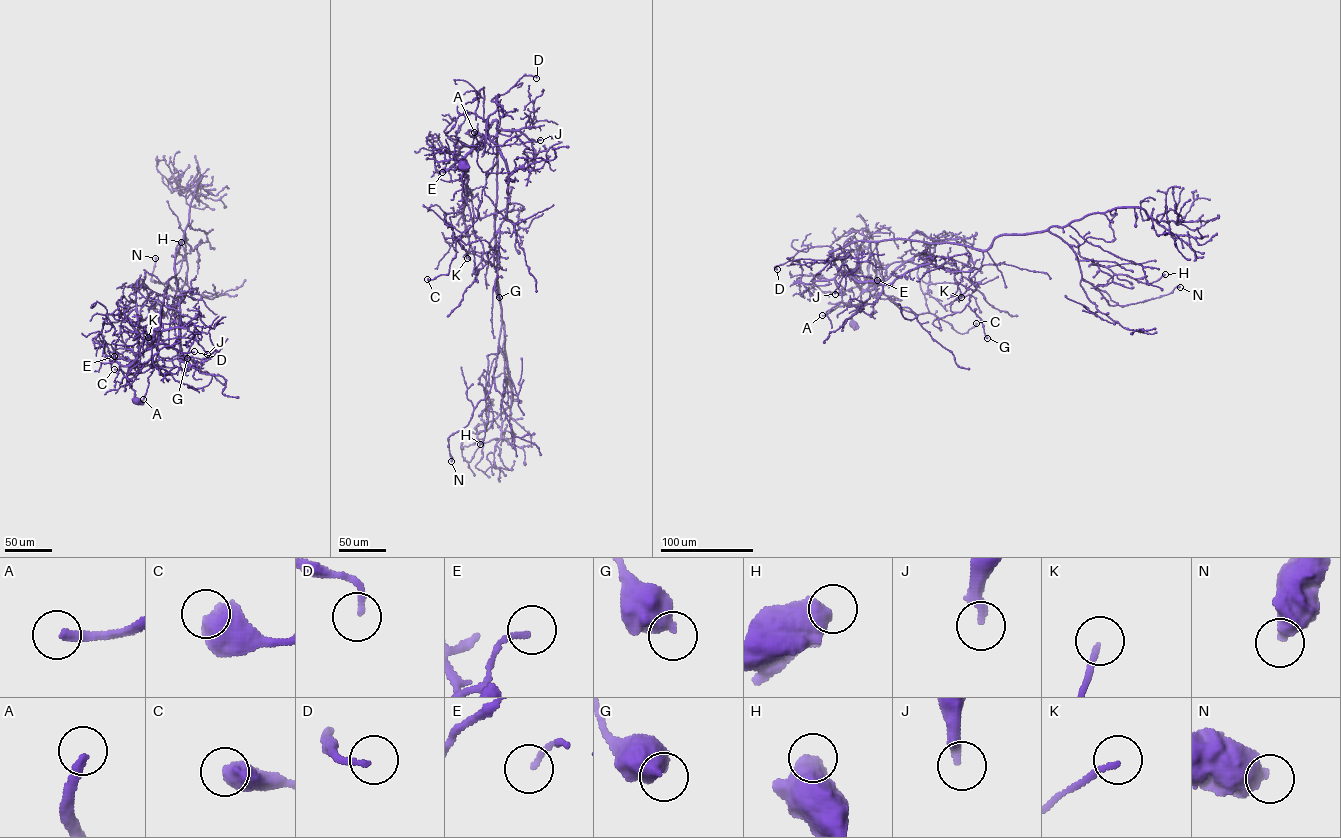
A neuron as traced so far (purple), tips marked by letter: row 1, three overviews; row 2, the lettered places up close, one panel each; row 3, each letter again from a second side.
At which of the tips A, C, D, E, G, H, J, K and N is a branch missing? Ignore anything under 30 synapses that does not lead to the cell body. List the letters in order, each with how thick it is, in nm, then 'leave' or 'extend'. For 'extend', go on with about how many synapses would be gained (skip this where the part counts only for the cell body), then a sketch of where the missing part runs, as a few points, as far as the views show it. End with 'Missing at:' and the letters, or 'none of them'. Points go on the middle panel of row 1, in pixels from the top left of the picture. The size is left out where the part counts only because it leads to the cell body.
A: 280 nm | extend | 130 syn | (474, 132), (474, 125), (480, 120), (524, 112), (540, 94)
C: 700 nm | leave
D: 180 nm | leave
E: 160 nm | leave
G: 500 nm | leave
H: 650 nm | leave
J: 280 nm | leave
K: 150 nm | leave
N: 550 nm | leave
Missing at: A

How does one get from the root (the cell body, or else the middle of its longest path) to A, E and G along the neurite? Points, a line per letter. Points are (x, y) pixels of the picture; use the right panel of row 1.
A: (854, 324), (861, 290), (839, 271), (880, 284), (872, 303), (861, 307), (870, 295), (861, 305), (822, 315)
E: (854, 324), (851, 316), (856, 312), (861, 291), (877, 280)
G: (854, 324), (861, 291), (881, 280), (891, 264), (952, 263), (975, 280), (950, 310), (967, 304), (987, 338)

